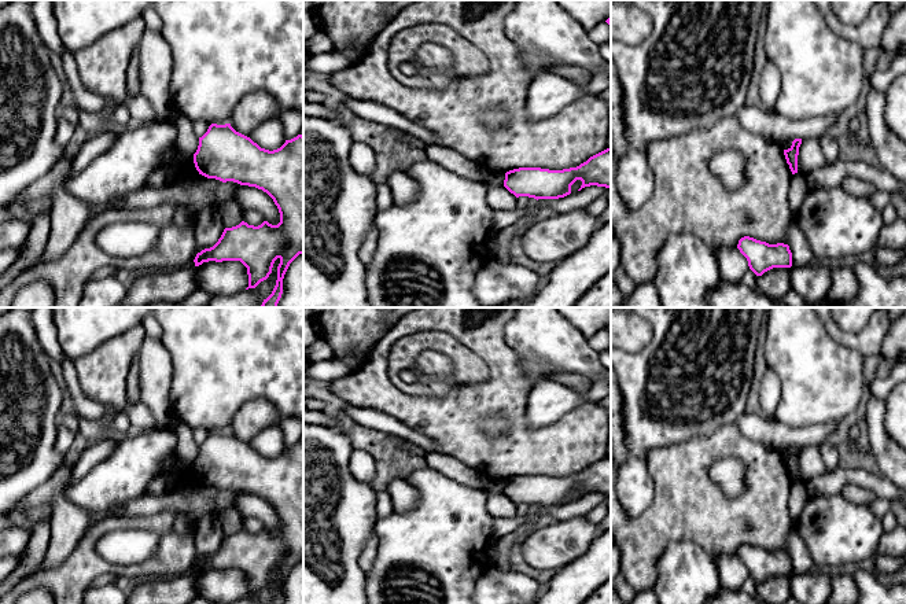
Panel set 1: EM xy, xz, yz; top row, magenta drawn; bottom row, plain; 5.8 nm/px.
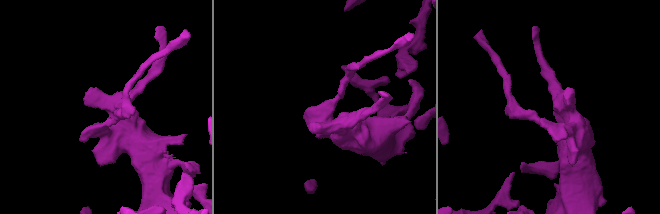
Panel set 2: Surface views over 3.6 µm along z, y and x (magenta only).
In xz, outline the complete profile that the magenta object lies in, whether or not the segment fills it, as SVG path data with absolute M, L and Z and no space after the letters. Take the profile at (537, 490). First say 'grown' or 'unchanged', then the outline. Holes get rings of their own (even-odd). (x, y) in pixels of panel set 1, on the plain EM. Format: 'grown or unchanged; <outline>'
unchanged; M607 456L593 464L590 464L586 469L581 471L577 475L563 476L563 478L549 478L541 475L519 475L505 480L504 494L513 501L516 505L528 504L534 507L559 507L571 501L571 493L581 487L582 493L578 498L585 494L597 493L611 496L611 456Z

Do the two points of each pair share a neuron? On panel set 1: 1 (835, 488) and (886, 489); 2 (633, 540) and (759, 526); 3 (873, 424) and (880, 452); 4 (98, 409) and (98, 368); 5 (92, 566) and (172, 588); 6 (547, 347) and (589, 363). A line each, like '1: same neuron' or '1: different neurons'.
1: same neuron
2: same neuron
3: same neuron
4: different neurons
5: different neurons
6: same neuron

